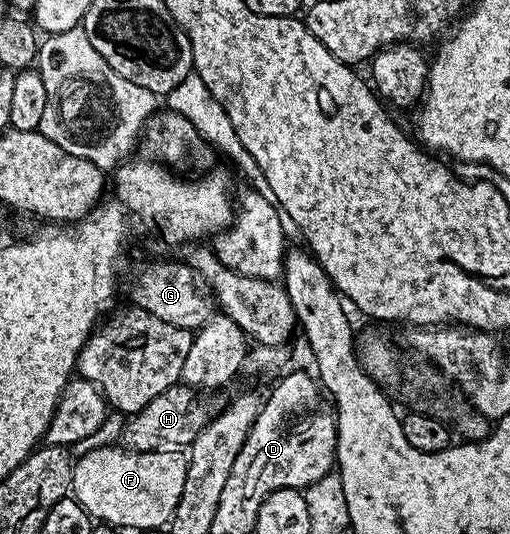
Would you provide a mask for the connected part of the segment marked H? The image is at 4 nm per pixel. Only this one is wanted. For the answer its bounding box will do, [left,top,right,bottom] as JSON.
[122,385,213,451]

